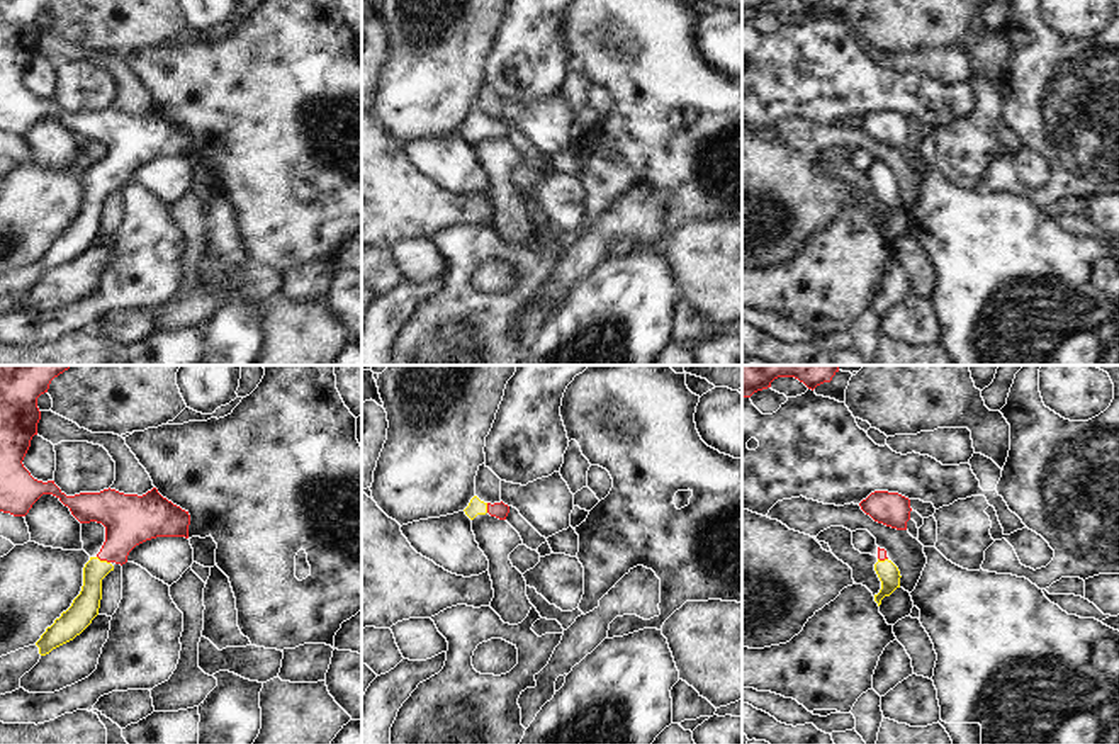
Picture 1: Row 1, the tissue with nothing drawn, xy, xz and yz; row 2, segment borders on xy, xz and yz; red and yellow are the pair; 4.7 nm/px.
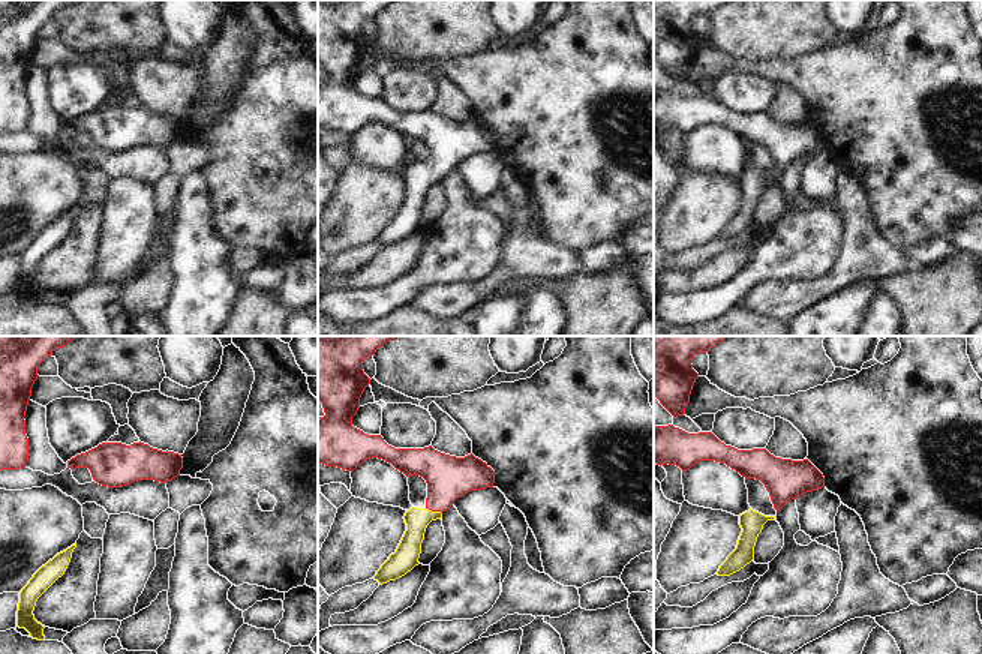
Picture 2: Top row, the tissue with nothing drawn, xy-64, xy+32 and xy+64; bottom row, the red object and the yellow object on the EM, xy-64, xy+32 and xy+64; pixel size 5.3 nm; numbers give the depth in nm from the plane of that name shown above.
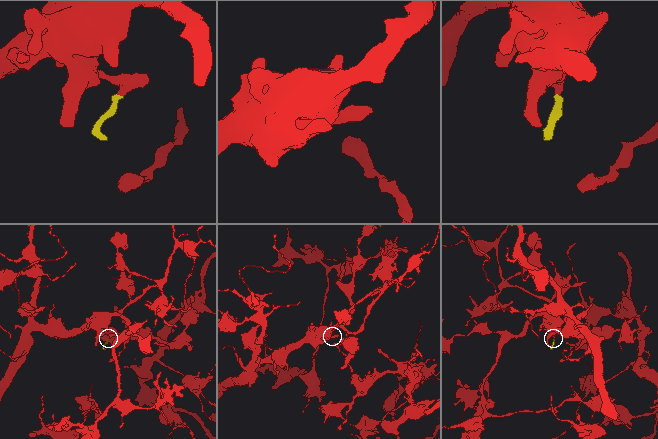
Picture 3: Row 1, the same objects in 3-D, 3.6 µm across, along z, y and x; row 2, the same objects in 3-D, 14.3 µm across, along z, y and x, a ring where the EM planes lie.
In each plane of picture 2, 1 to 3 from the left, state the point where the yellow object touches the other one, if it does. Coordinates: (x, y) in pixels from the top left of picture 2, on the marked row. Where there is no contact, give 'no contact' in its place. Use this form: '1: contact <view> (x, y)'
1: no contact
2: contact xy+32 (434, 510)
3: no contact

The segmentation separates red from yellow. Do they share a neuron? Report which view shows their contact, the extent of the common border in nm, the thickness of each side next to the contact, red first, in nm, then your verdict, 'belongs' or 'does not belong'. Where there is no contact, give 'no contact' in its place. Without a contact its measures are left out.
meets red in xy; contact 70 nm long; 240 nm thick on the red side, 130 nm on the other; belongs

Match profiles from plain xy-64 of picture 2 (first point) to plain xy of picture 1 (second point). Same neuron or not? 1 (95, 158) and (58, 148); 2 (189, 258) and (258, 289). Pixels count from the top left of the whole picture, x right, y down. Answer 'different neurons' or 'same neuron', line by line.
1: different neurons
2: different neurons

